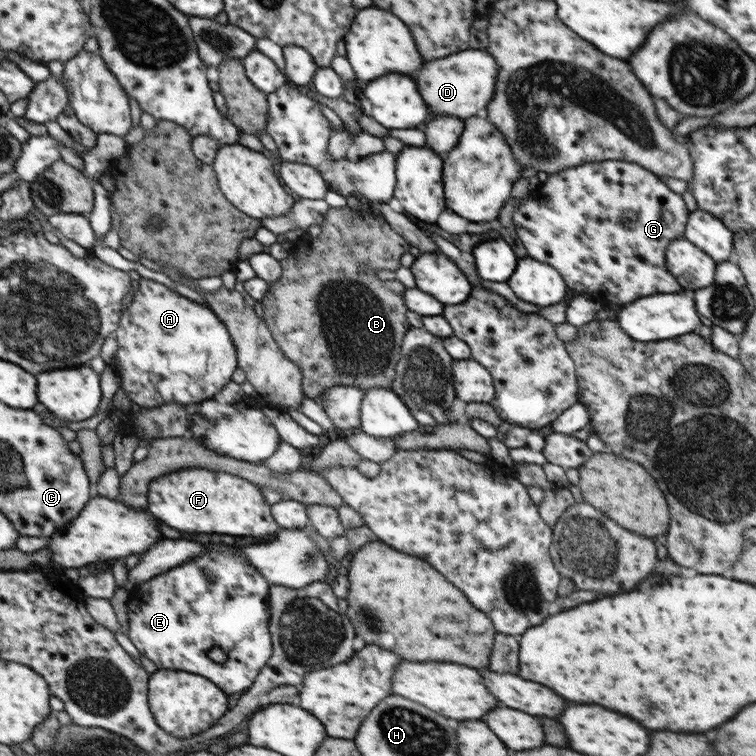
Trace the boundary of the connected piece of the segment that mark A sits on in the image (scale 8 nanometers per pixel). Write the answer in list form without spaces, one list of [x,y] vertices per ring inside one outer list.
[[[147,278],[138,280],[138,290],[122,313],[114,337],[118,342],[114,366],[117,375],[123,379],[121,387],[128,393],[134,406],[144,409],[161,407],[170,402],[194,408],[202,401],[214,399],[215,394],[231,382],[233,372],[239,367],[234,341],[226,325],[210,307]]]

